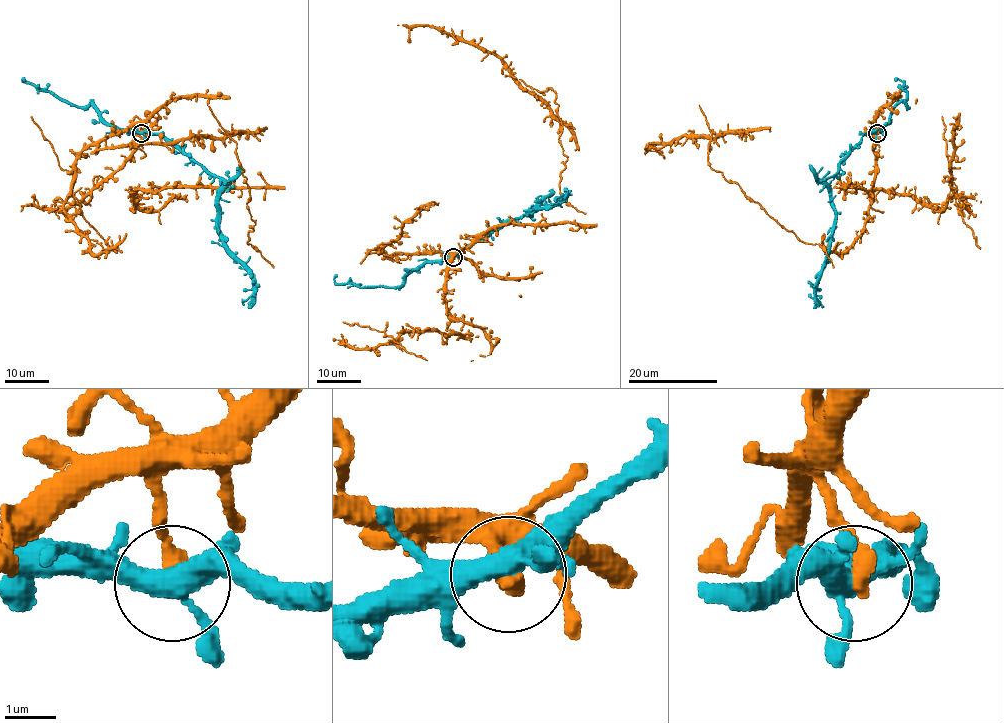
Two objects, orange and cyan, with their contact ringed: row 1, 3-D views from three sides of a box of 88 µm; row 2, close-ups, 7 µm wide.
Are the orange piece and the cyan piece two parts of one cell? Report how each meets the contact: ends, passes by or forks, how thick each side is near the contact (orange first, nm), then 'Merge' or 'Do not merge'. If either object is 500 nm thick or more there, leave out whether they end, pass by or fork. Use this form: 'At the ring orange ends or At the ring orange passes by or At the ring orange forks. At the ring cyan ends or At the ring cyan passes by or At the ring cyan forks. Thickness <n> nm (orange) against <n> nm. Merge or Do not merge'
At the ring orange ends. At the ring cyan forks. Thickness 380 nm (orange) against 360 nm. Do not merge

